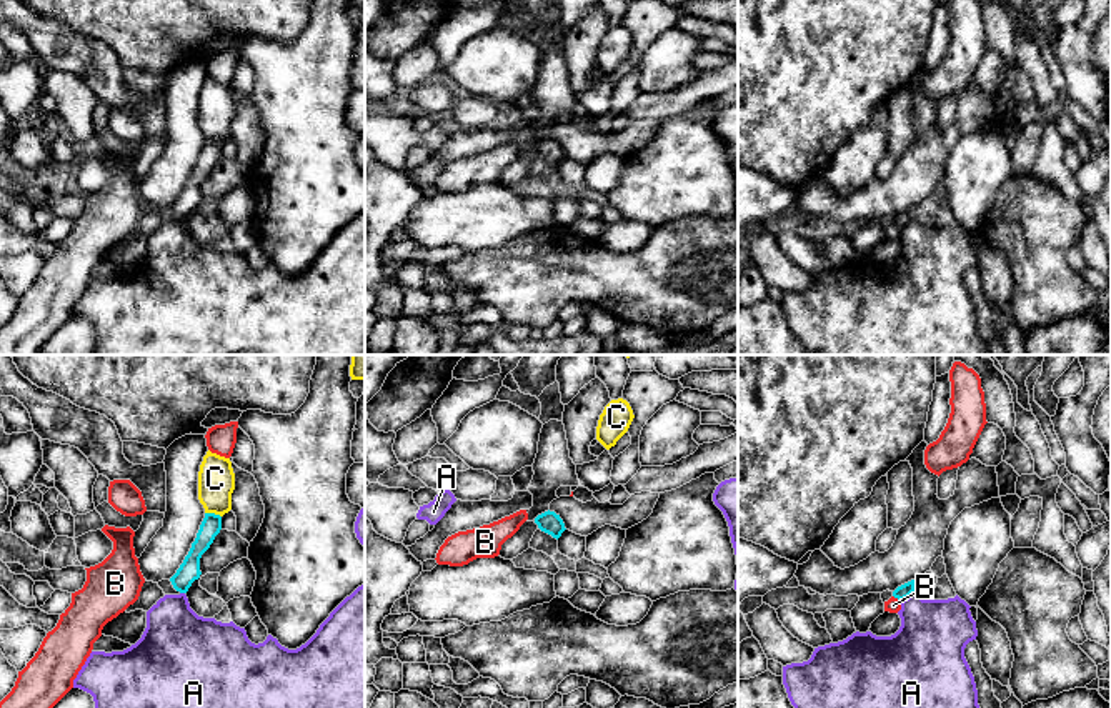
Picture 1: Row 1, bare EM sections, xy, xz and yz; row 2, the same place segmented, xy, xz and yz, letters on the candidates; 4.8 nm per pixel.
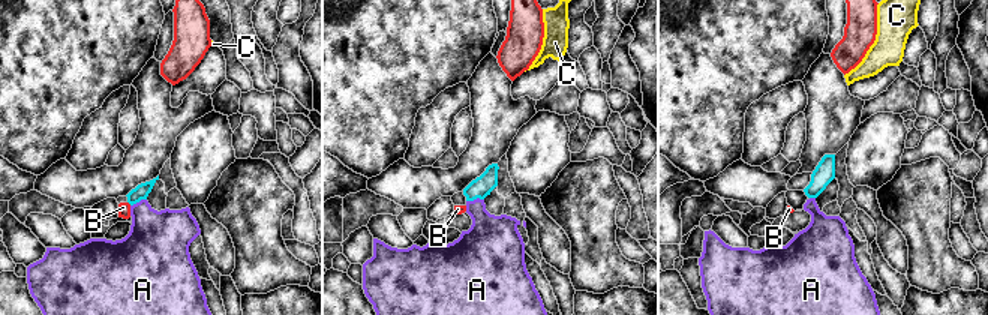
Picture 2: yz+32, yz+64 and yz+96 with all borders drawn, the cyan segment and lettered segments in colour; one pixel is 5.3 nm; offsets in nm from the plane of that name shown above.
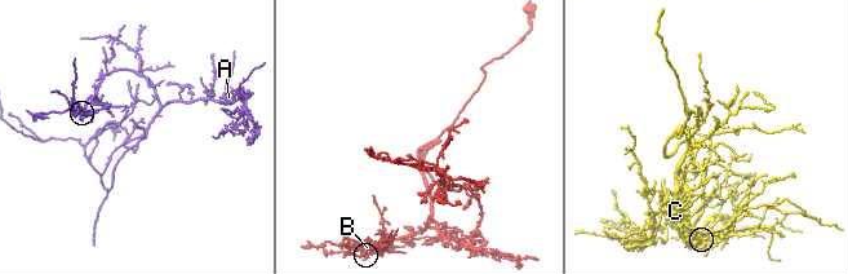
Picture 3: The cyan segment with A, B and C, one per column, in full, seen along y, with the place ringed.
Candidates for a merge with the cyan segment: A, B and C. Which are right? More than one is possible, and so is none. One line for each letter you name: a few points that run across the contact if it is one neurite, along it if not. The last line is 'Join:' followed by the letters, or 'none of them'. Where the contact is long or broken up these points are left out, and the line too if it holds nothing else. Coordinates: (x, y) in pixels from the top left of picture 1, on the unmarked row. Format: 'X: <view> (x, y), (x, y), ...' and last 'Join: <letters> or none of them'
Join: none of them

